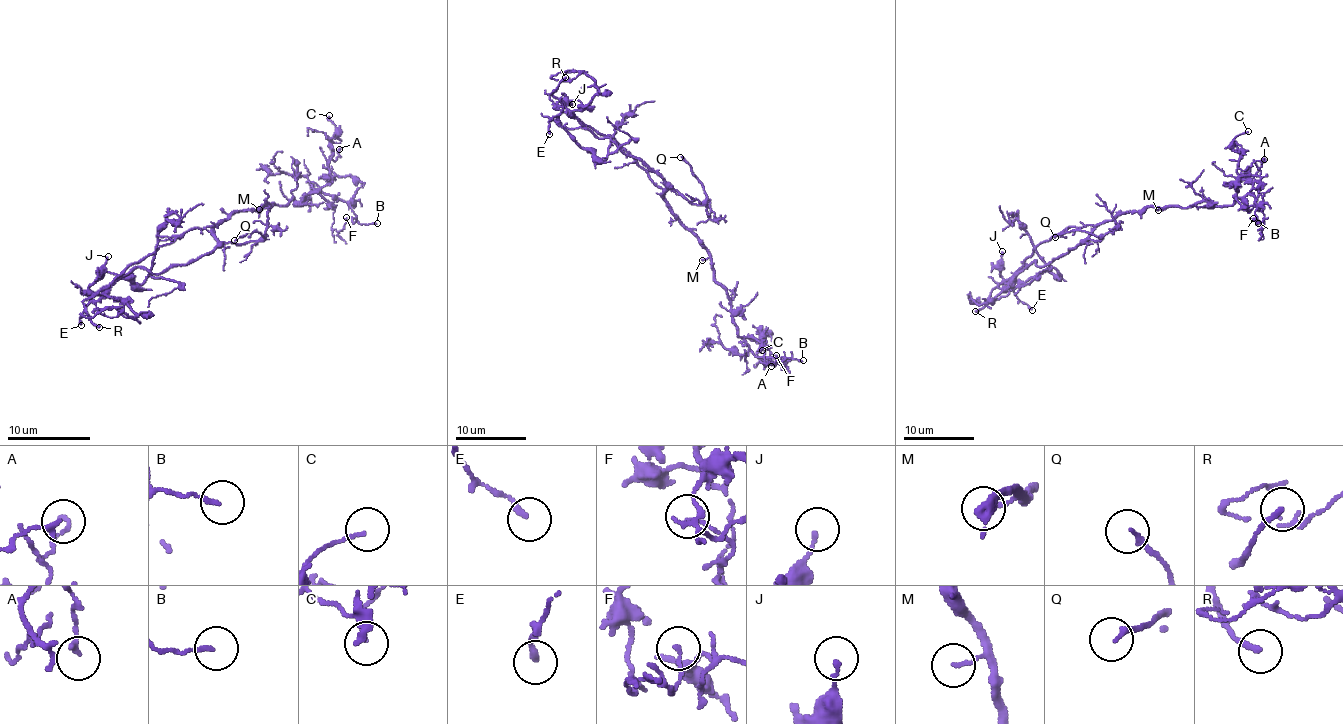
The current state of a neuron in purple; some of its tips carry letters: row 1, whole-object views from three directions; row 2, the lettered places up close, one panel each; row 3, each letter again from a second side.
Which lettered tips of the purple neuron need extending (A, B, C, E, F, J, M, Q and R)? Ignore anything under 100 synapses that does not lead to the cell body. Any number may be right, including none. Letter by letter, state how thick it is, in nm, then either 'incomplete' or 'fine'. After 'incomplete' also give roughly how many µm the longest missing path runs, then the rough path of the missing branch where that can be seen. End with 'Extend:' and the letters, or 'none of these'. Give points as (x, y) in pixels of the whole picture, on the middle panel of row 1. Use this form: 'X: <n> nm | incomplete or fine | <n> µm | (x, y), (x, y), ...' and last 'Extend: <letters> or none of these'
A: 160 nm | fine
B: 130 nm | fine
C: 100 nm | fine
E: 200 nm | fine
F: 120 nm | fine
J: 140 nm | fine
M: 120 nm | fine
Q: 160 nm | fine
R: 180 nm | incomplete | 35 µm
Extend: R

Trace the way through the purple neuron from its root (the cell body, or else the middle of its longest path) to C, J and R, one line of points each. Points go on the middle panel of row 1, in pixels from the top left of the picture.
C: (668, 203), (707, 251), (714, 279), (726, 291), (737, 332), (764, 341), (767, 334), (760, 343), (762, 350)
J: (668, 203), (664, 192), (610, 136), (583, 125), (569, 111), (556, 106), (558, 102), (572, 104)
R: (668, 203), (664, 192), (629, 153), (610, 136), (585, 125), (551, 95), (565, 77)

